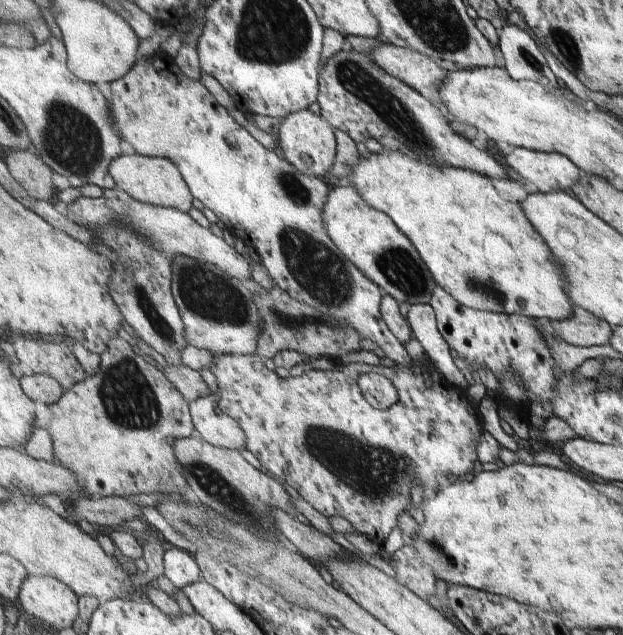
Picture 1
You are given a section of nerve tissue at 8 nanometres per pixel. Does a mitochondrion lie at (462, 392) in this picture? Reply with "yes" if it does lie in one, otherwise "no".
no

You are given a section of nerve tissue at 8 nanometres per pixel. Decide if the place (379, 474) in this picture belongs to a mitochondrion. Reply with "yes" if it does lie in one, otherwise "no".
yes

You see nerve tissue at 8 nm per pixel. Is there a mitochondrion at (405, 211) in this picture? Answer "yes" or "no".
no

